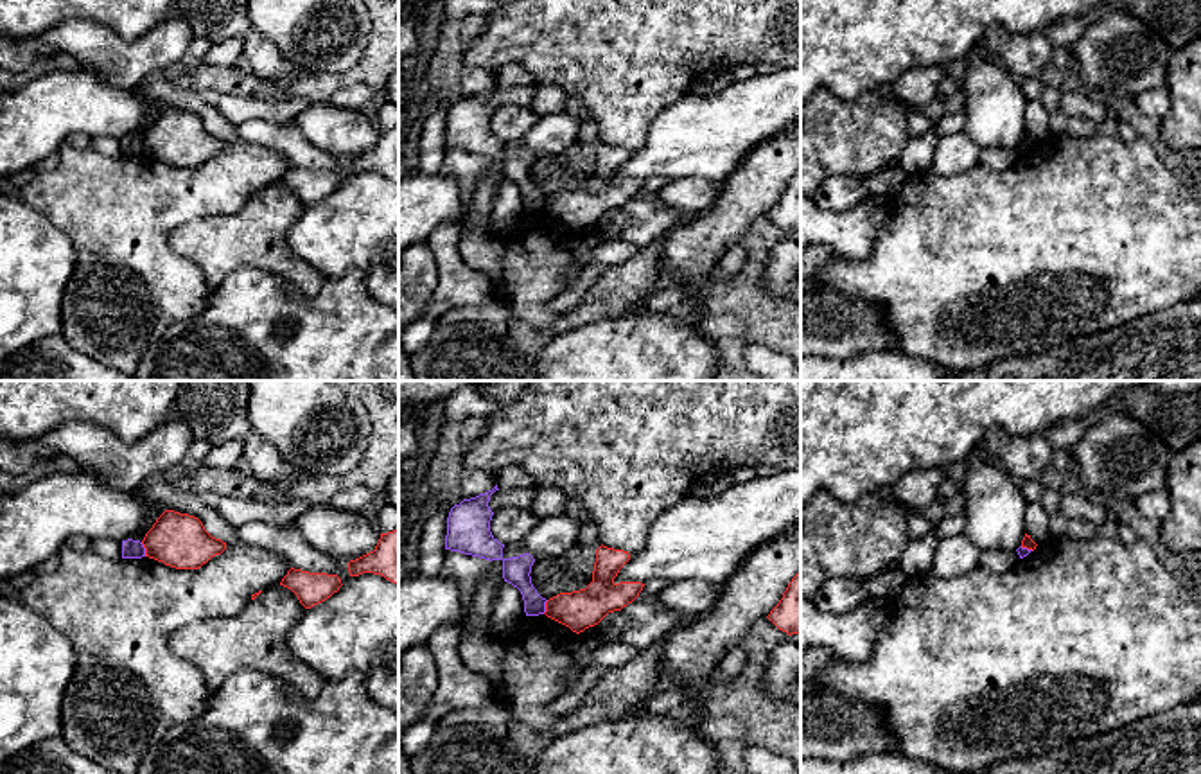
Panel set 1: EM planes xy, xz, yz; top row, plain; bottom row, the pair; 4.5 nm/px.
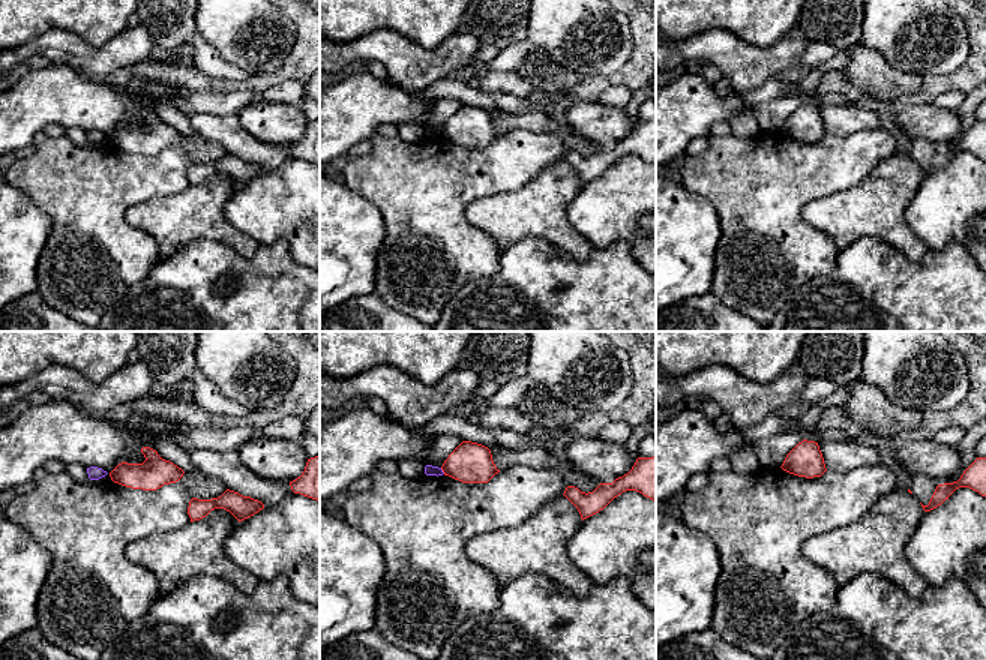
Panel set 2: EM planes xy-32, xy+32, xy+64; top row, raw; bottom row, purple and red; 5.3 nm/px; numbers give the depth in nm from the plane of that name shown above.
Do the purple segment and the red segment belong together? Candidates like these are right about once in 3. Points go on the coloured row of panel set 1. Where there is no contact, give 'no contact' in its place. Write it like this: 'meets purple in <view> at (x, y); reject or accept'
meets purple in xy at (144, 550); reject

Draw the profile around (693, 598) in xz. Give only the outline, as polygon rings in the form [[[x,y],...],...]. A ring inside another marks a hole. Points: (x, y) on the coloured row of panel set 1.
[[[680,580],[671,582],[655,596],[664,609],[698,618],[714,607],[723,585],[725,582],[713,584],[706,580]]]

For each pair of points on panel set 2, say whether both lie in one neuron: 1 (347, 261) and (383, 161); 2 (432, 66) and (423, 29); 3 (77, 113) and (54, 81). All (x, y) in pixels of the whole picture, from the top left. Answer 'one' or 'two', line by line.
1: two
2: two
3: one

